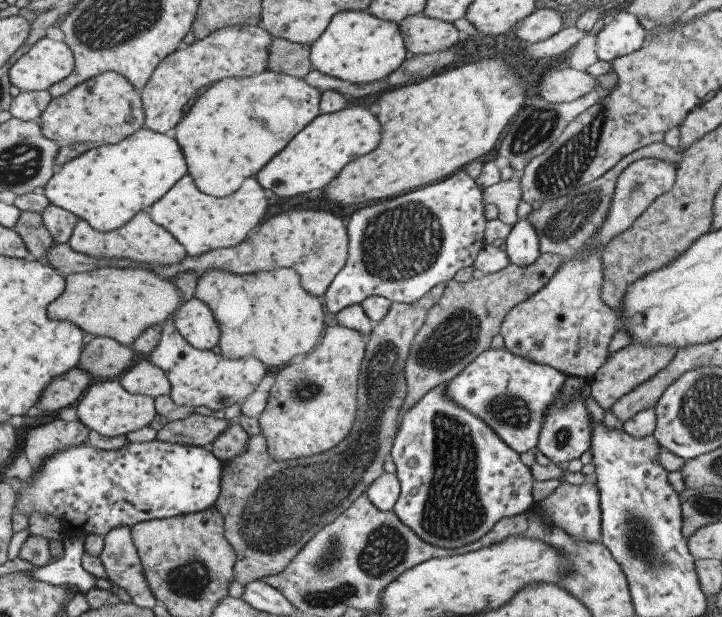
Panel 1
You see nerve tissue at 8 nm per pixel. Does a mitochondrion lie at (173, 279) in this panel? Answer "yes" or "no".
no

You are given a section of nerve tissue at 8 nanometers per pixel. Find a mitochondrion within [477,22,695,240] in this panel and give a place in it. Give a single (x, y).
(565, 166)

